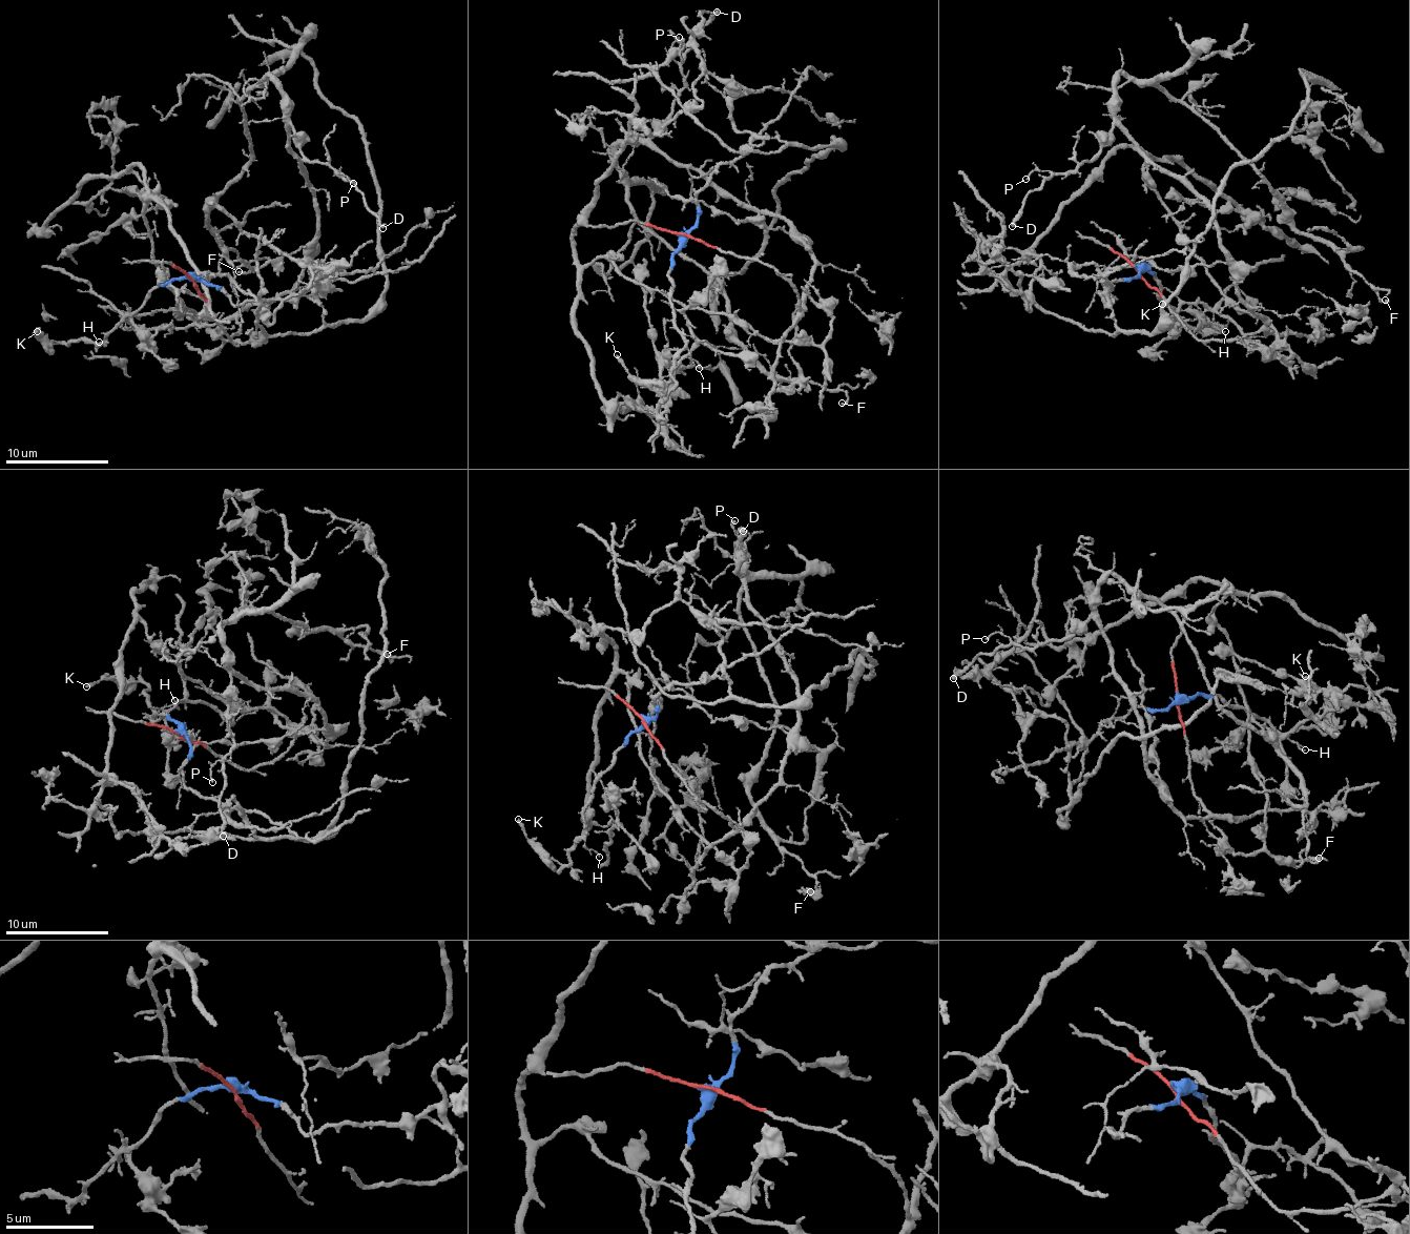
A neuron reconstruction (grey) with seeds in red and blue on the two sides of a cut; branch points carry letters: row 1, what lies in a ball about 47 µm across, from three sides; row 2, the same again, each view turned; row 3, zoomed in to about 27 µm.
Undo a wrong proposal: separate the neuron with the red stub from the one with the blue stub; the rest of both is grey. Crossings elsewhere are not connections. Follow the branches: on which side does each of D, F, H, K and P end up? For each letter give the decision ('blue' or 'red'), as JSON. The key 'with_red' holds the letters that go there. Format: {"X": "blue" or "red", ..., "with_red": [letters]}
{"D": "red", "F": "red", "H": "blue", "K": "blue", "P": "red", "with_red": ["D", "F", "P"]}

